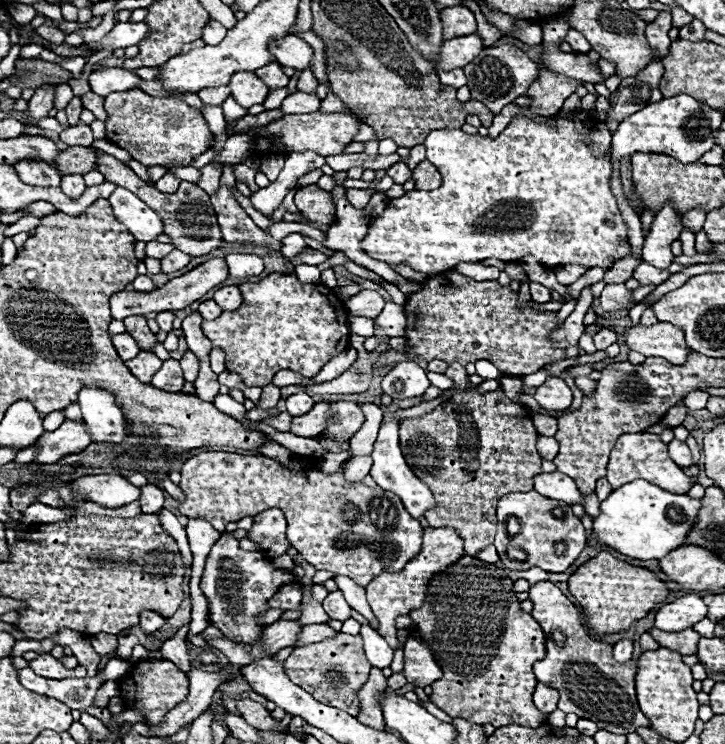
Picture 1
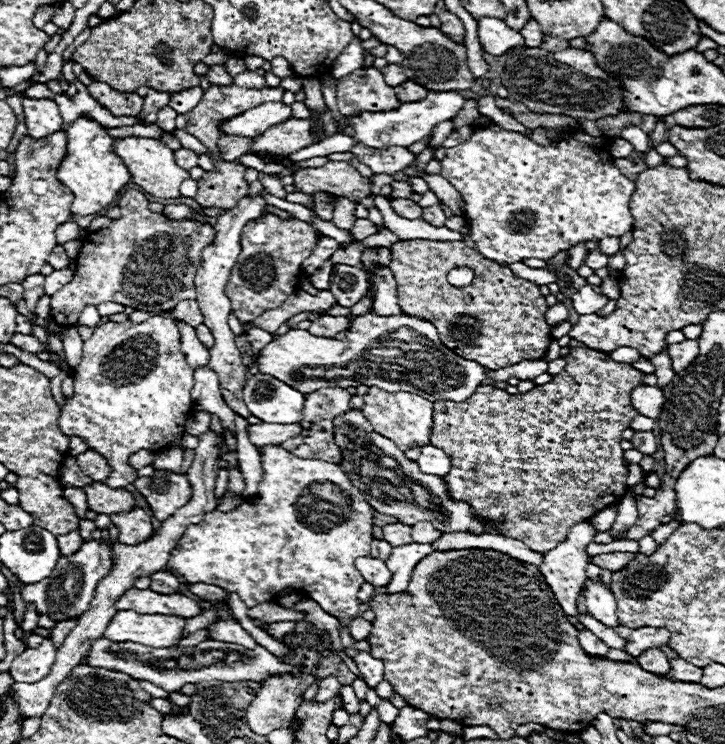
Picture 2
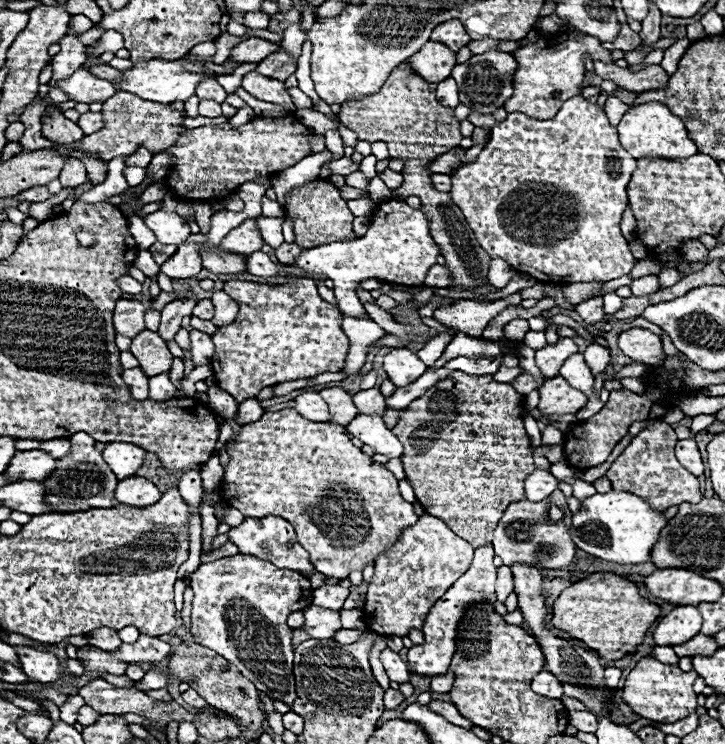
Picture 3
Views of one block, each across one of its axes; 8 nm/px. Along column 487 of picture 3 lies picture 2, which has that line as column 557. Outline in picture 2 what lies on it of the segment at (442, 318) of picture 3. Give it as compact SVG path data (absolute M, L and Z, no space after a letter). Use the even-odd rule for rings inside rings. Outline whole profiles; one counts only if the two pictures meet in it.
M554 304L546 312L546 322L550 328L556 328L560 322L568 320L568 308L564 304Z

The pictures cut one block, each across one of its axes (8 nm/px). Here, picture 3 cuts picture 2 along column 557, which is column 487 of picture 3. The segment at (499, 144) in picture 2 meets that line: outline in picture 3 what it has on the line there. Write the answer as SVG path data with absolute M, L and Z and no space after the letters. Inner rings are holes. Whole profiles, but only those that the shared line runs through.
M574 96L568 102L564 102L564 106L558 110L556 118L552 118L552 120L536 120L536 118L530 118L530 116L526 116L522 112L510 112L504 122L498 122L492 128L490 140L486 142L480 156L474 162L460 162L452 170L452 174L450 174L452 176L450 198L456 202L456 206L460 206L466 222L474 230L474 236L476 236L478 244L488 252L490 258L502 258L512 268L516 268L518 272L526 272L526 274L534 276L536 280L544 280L544 282L550 282L550 284L610 282L614 278L630 274L630 270L636 264L636 258L632 256L628 240L620 232L620 218L622 218L622 212L624 212L624 208L628 204L626 186L630 182L630 176L632 176L634 168L636 168L636 160L620 146L618 132L616 132L616 128L610 126L602 106L588 104L582 96Z

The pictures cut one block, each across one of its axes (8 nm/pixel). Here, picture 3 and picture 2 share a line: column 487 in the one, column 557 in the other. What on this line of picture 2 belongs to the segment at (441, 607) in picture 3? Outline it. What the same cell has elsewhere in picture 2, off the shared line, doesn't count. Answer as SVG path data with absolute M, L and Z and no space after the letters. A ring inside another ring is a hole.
M580 522L576 524L568 538L564 542L560 542L554 550L550 550L546 556L544 556L544 562L540 564L540 572L544 574L548 586L552 588L554 596L556 596L556 602L562 606L564 614L566 616L578 616L578 596L582 594L584 590L584 582L588 580L586 576L586 566L588 566L588 552L586 552L586 546L592 542L592 538L596 536L594 528L590 522Z

